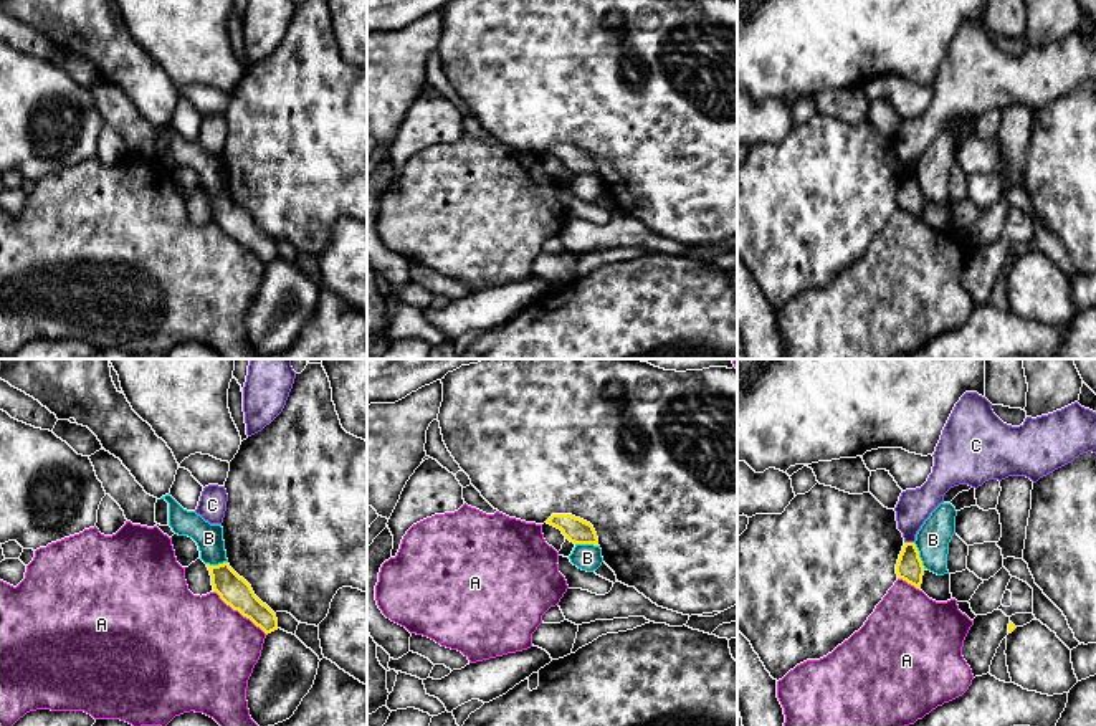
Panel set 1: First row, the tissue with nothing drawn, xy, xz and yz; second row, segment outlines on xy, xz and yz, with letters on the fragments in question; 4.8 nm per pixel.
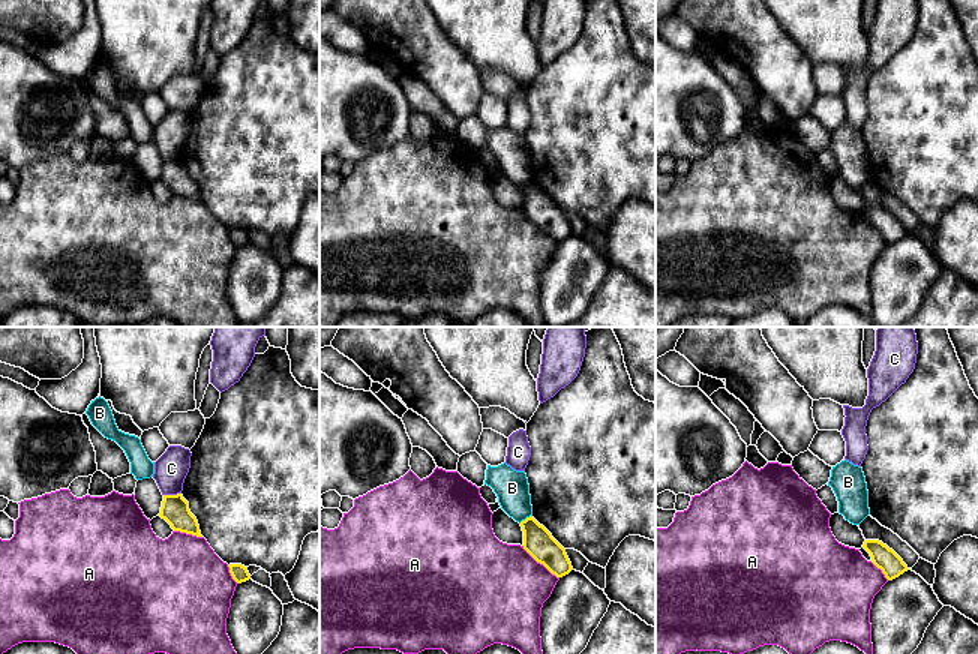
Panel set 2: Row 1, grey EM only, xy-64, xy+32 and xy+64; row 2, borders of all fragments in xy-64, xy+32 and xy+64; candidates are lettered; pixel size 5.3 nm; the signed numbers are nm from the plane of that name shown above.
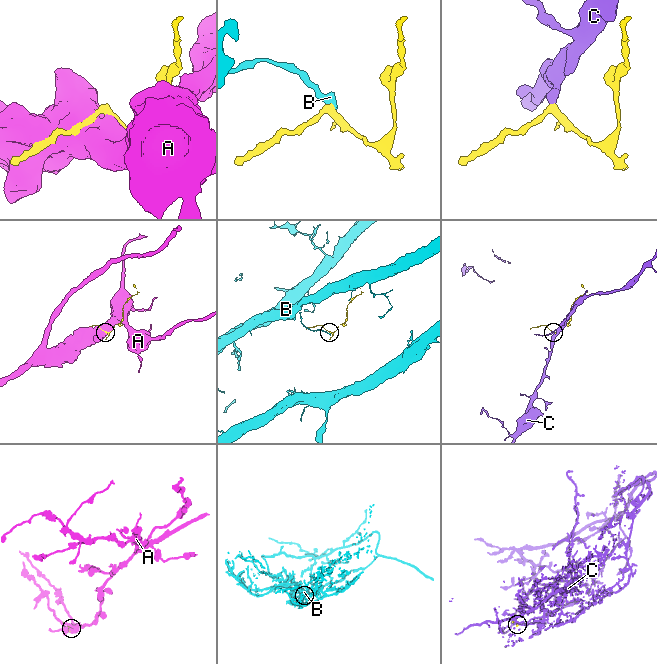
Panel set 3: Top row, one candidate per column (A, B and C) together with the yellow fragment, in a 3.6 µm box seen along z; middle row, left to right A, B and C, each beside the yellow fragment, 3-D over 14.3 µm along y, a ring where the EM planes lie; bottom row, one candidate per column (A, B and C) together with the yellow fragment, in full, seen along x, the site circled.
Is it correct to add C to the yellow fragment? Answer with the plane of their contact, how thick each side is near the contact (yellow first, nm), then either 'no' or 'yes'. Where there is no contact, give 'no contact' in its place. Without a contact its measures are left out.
meets yellow in yz; 130 nm thick on the yellow side, 170 nm on the other; no

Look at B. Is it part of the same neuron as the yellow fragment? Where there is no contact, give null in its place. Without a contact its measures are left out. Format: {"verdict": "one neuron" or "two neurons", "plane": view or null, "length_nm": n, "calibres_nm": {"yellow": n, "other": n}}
{"verdict": "two neurons", "plane": "yz", "length_nm": 150, "calibres_nm": {"yellow": 130, "other": 160}}

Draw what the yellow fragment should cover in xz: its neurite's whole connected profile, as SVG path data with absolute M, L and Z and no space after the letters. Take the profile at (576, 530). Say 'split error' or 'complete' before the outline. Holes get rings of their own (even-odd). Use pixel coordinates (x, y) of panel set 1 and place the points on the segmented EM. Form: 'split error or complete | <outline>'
complete | M552 514L546 523L560 529L565 539L574 544L598 546L598 537L593 526L580 518L572 514Z

